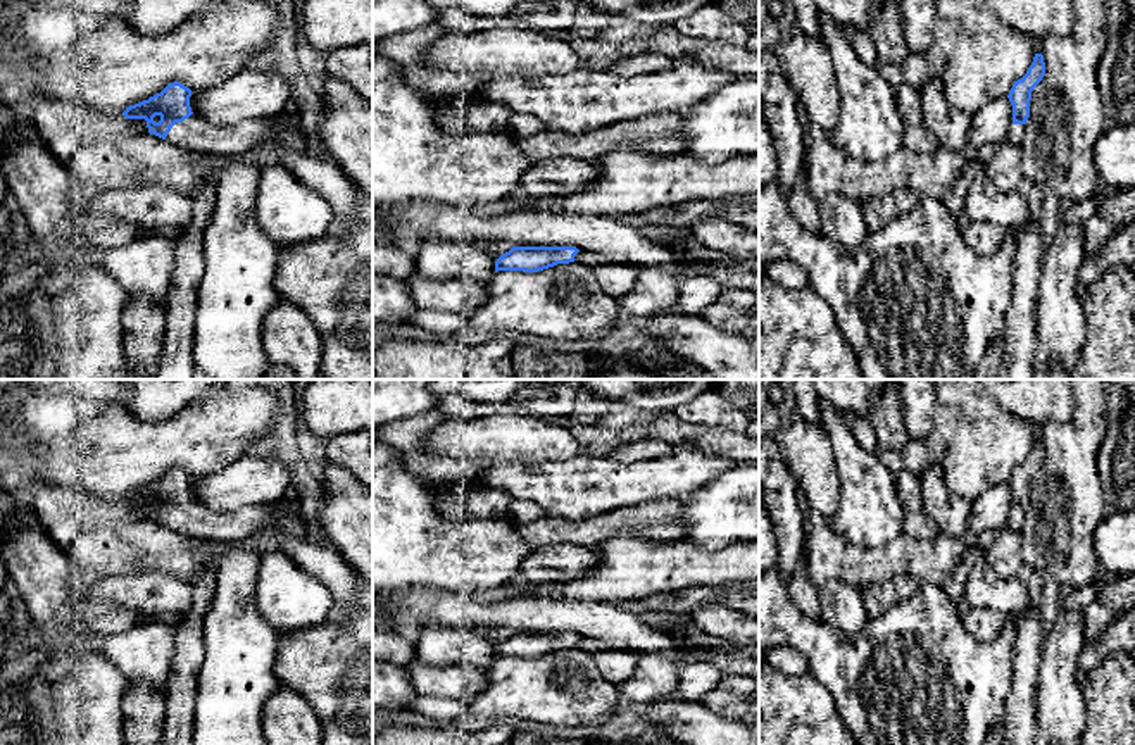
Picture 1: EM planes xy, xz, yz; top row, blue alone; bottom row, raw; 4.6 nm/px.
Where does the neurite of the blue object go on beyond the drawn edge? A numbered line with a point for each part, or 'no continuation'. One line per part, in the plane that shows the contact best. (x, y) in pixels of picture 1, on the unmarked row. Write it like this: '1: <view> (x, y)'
1: xy (194, 519)

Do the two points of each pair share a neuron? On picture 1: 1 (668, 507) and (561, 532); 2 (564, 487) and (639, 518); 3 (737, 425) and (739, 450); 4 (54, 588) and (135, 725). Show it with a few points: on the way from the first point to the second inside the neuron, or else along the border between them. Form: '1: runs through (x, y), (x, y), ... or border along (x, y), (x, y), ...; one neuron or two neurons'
1: runs through (642, 516), (620, 519), (587, 532); one neuron
2: border along (658, 499), (578, 519); two neurons
3: border along (711, 426), (740, 433); two neurons
4: border along (128, 683), (121, 702), (121, 726); two neurons

